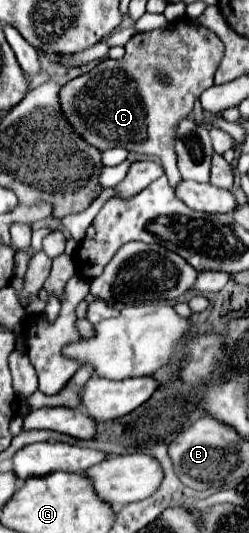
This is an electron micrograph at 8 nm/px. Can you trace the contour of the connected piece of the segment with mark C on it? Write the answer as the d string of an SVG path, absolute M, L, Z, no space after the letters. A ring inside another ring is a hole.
M183 17L167 29L133 35L125 45L127 53L123 59L105 59L89 73L65 83L59 95L65 117L87 143L101 151L123 147L131 153L157 155L171 185L183 181L173 149L177 125L193 111L199 95L213 85L215 69L223 57L221 39L213 31L189 23ZM157 71L169 75L169 85L159 81Z

